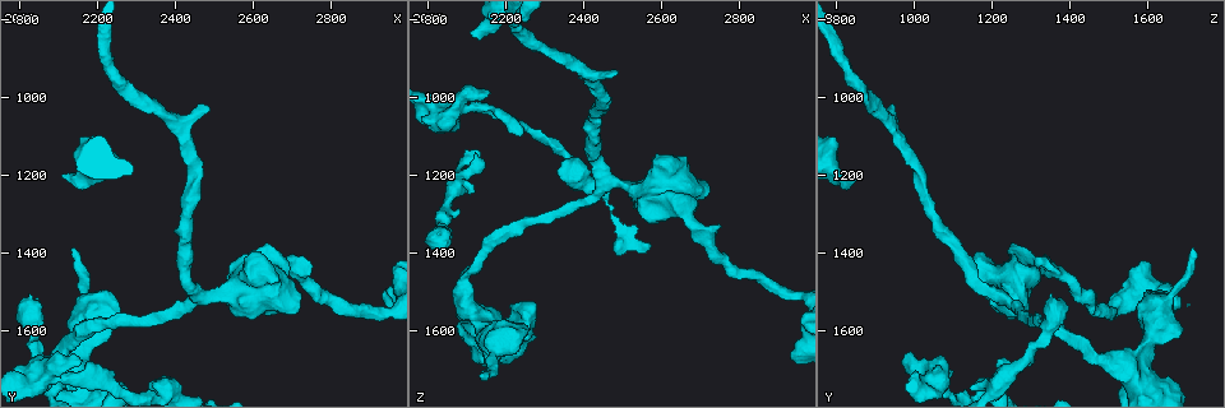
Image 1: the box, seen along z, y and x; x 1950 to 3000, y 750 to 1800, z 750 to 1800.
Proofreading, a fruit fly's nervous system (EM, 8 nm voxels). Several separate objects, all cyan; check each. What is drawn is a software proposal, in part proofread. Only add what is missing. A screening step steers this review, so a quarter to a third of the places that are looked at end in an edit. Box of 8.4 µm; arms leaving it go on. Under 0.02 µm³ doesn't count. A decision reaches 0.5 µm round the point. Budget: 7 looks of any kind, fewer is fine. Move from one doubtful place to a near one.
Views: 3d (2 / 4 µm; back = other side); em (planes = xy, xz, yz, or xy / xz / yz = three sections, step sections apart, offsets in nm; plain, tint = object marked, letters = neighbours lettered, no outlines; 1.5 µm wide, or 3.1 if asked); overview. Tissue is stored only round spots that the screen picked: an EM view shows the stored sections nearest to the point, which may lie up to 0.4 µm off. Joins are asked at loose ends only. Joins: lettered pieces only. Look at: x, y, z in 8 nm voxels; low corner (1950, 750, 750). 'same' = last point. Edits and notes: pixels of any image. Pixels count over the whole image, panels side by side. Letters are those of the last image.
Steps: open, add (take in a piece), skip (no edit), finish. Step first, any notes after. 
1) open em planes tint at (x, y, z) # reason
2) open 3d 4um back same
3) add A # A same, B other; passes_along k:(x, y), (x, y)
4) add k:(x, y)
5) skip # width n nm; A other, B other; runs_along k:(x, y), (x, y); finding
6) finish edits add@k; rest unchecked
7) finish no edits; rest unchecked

open em xz step 8 letters at (2150, 1685, 985) # an open end

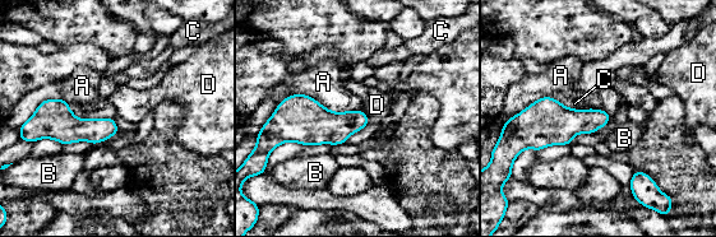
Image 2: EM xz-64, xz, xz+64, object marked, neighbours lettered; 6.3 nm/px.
open em planes letters same # another direction

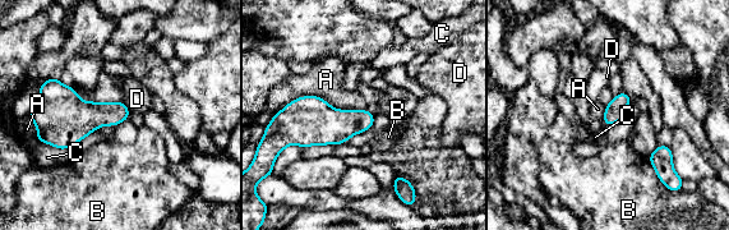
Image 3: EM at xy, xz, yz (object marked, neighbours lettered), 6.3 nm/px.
skip # A other, B other, C other, D other; border 3:(365, 110), (299, 96), (276, 114); none of them fits

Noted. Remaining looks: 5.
open em xz step 8 tint at (2120, 1195, 840) # end of a long branch

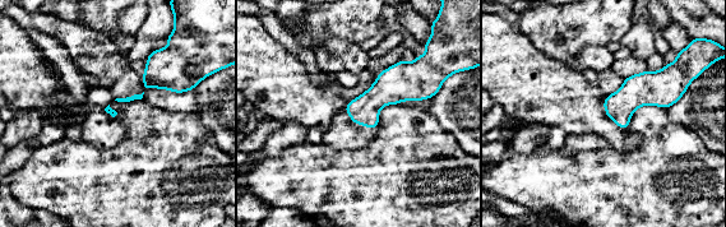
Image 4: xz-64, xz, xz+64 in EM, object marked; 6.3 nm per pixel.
open em planes letters same # another direction

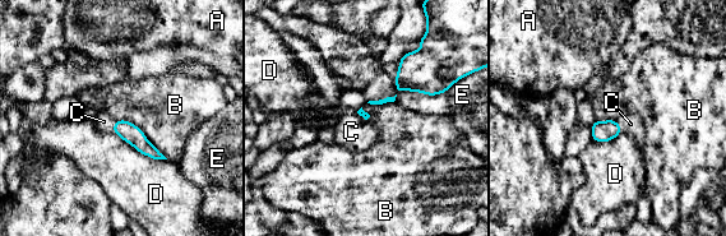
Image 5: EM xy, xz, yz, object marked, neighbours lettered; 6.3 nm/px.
add C # A other, B other, C same, D other, E other; passes_along 5:(366, 116), (362, 119), (351, 132); it goes on there

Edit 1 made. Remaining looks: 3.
open overview

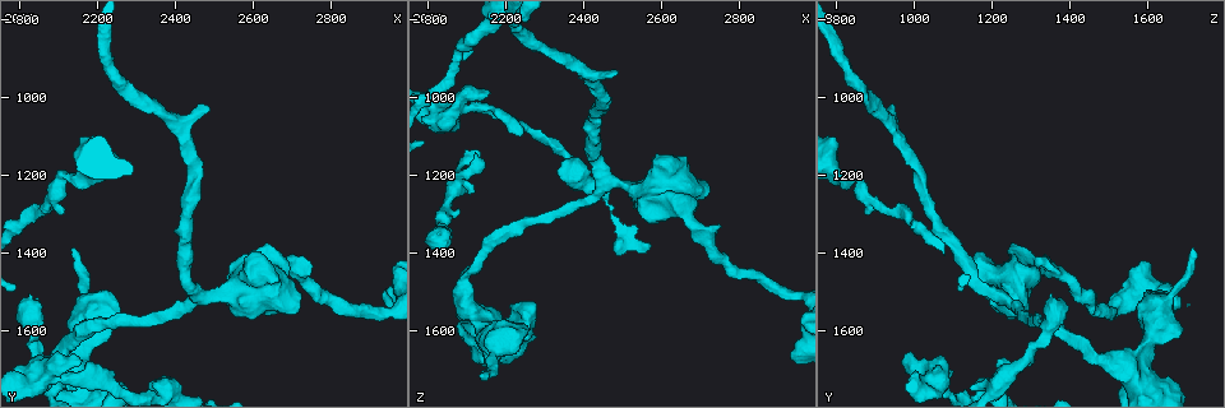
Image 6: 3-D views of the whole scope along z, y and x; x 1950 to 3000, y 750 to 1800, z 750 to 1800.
open em xz step 8 letters at (2480, 1025, 935) # branch stops here

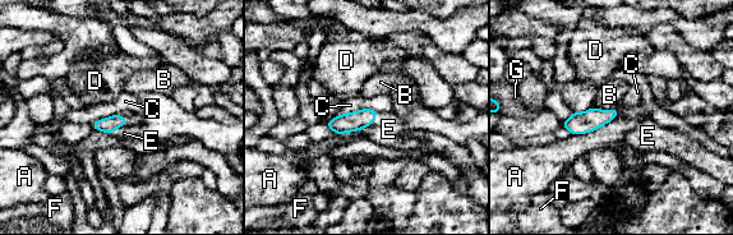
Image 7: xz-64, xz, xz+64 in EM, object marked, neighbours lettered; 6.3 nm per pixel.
add E # A other, B other, C other, D other, E same, F other, G other; passes_along 7:(350, 121), (372, 123), (388, 129); the neuron continues

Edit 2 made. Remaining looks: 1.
finish edits add@5, add@7; rest unchecked

